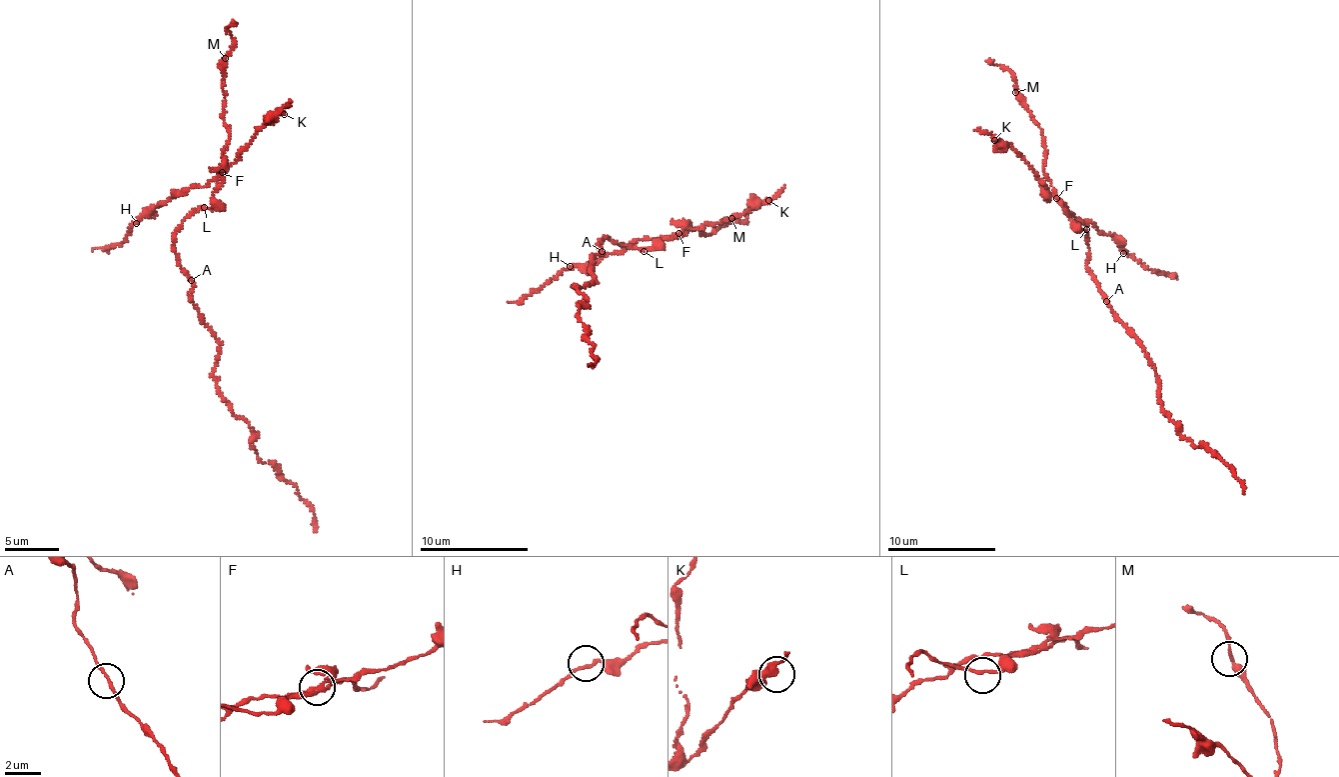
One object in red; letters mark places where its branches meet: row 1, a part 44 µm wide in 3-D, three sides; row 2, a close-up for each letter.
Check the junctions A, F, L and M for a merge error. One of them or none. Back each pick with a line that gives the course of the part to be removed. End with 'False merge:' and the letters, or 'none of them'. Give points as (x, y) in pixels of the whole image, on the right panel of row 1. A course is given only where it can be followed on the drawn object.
F: Course of the part to remove: (1057, 199), (1069, 214), (1118, 241), (1148, 269), (1172, 273), (1177, 279)
False merge: F

